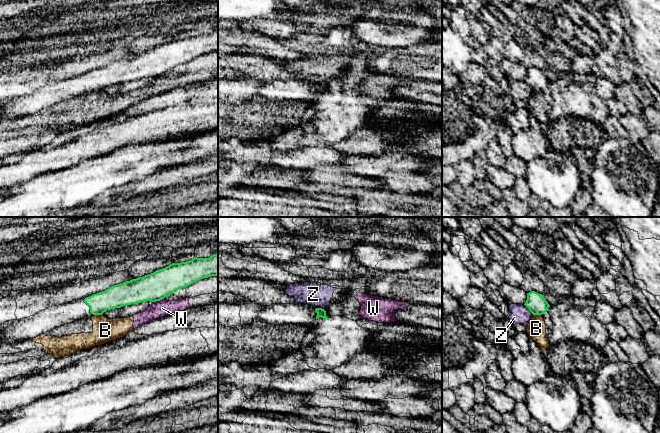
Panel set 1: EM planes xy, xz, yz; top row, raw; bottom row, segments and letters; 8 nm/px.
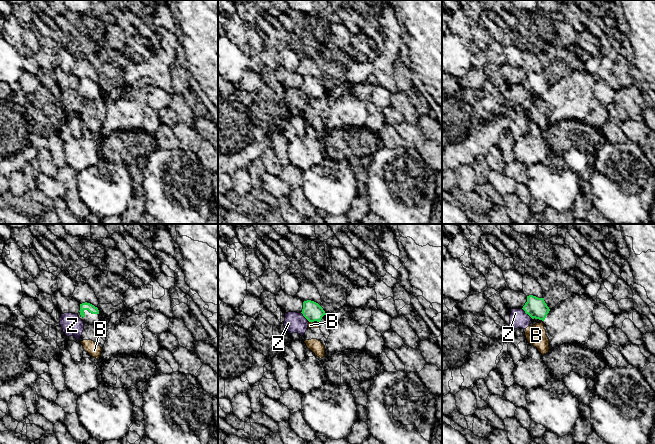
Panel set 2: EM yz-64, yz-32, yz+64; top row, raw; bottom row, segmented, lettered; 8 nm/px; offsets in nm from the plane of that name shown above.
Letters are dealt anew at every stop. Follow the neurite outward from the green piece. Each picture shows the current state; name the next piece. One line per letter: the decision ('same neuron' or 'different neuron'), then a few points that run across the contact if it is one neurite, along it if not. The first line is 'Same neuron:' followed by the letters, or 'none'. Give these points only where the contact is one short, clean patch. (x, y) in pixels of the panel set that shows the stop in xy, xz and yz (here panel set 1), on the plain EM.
Same neuron: none
B: different neuron | xy (94, 90), (101, 91)
W: different neuron | xy (163, 74), (153, 78)
Z: different neuron | yz (524, 80), (533, 90)

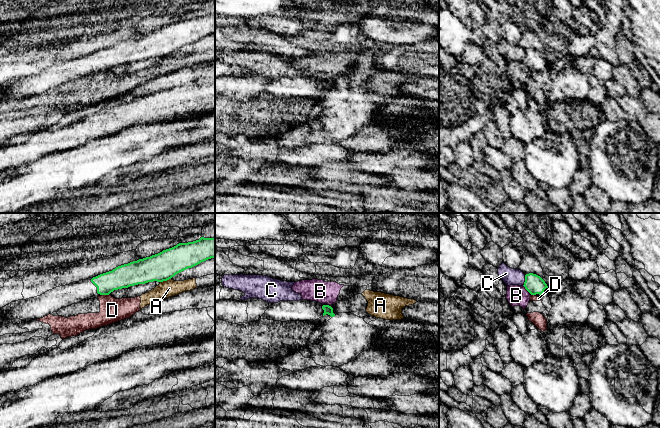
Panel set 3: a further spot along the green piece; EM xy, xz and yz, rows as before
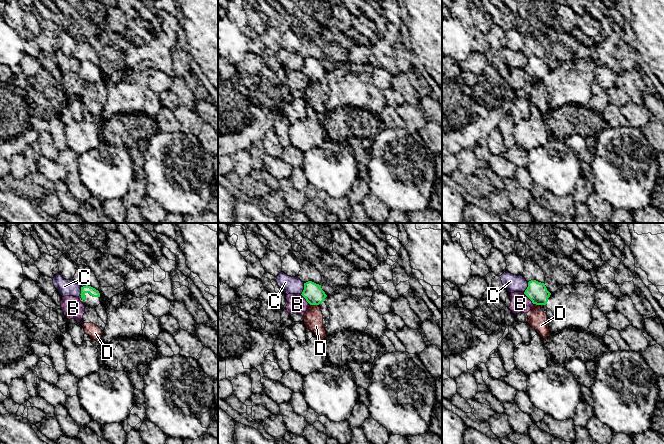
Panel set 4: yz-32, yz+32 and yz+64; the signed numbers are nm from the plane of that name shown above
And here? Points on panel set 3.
Same neuron: none
A: different neuron | xy (170, 54), (160, 58)
B: different neuron | yz (523, 61), (530, 69)
C: different neuron
D: different neuron | xy (101, 70), (108, 71)

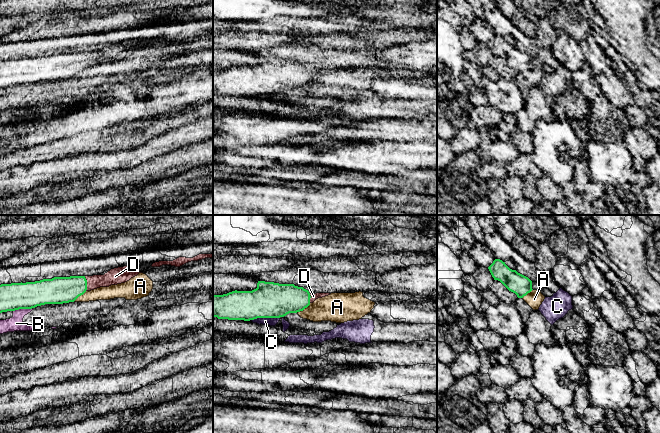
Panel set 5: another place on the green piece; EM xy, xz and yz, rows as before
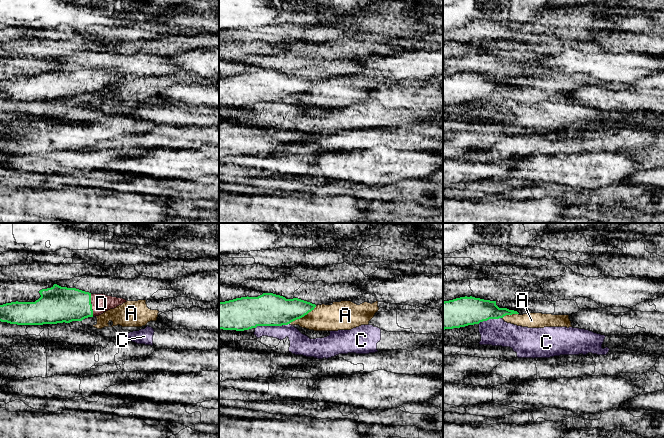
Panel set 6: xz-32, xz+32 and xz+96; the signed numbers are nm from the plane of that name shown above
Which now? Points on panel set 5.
Same neuron: D
A: different neuron | xz (310, 79), (302, 86), (296, 88)
B: different neuron
C: different neuron
D: same neuron | xy (58, 66), (69, 65), (86, 59), (104, 57), (115, 52)

